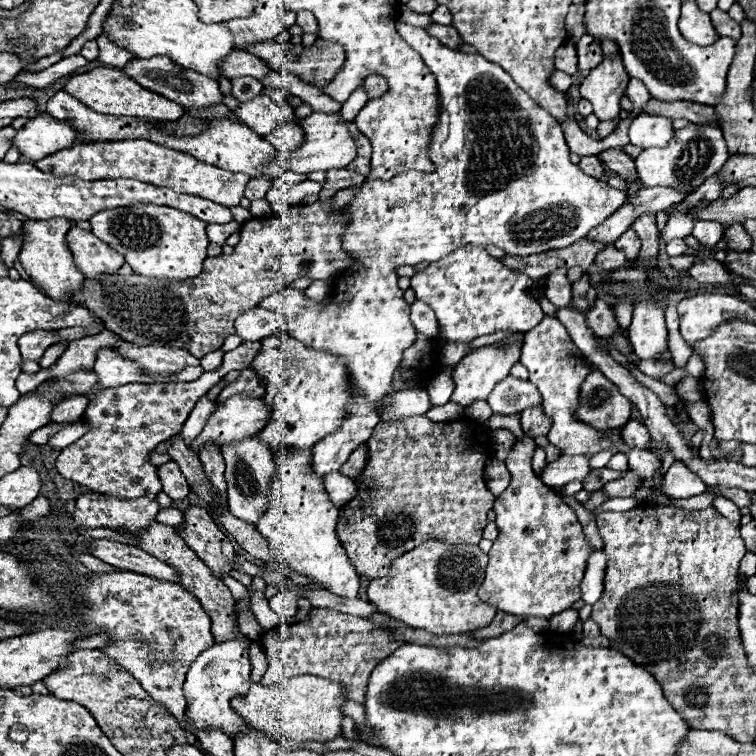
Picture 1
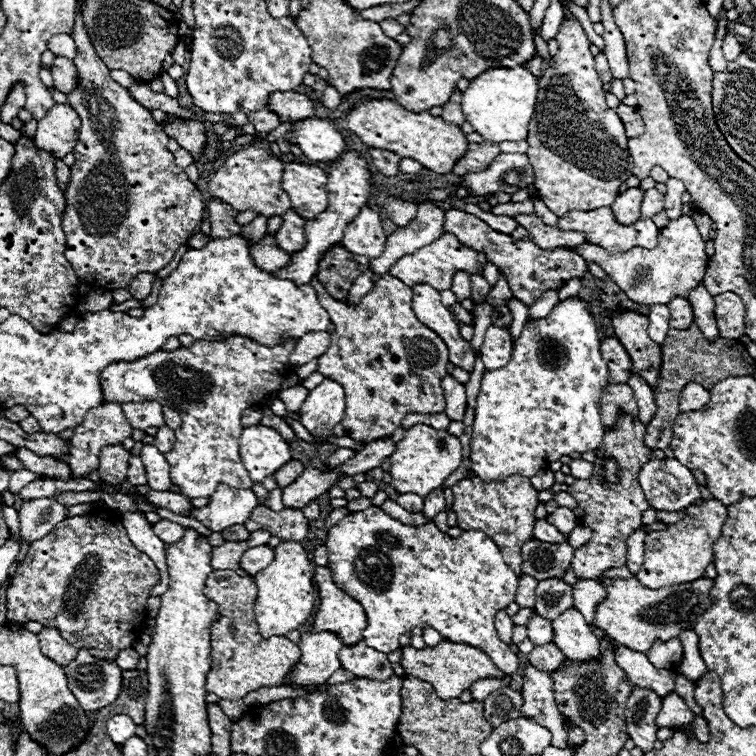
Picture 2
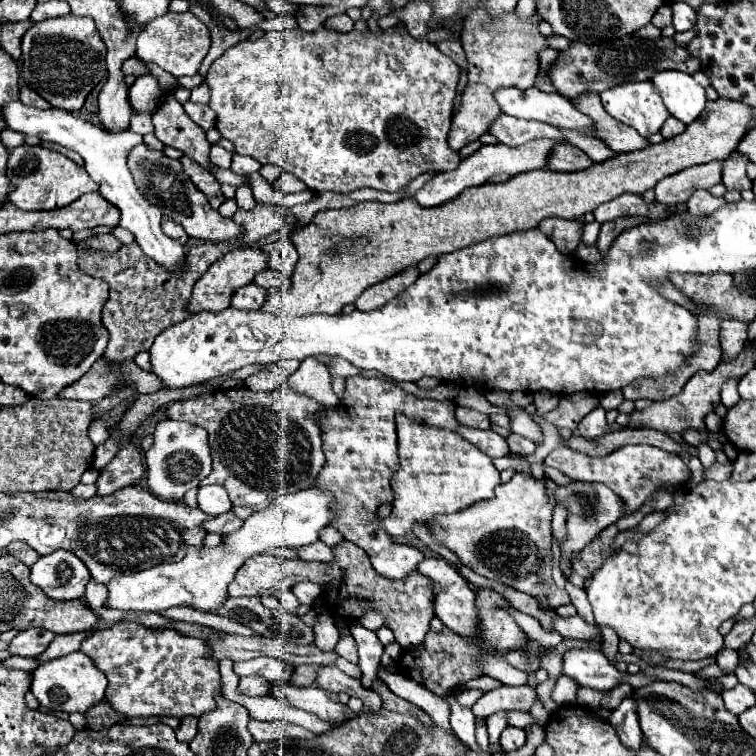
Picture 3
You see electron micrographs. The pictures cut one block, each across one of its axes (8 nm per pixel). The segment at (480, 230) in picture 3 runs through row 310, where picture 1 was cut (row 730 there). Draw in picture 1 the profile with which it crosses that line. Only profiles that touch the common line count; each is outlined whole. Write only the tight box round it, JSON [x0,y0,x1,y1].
[230,676,344,742]

